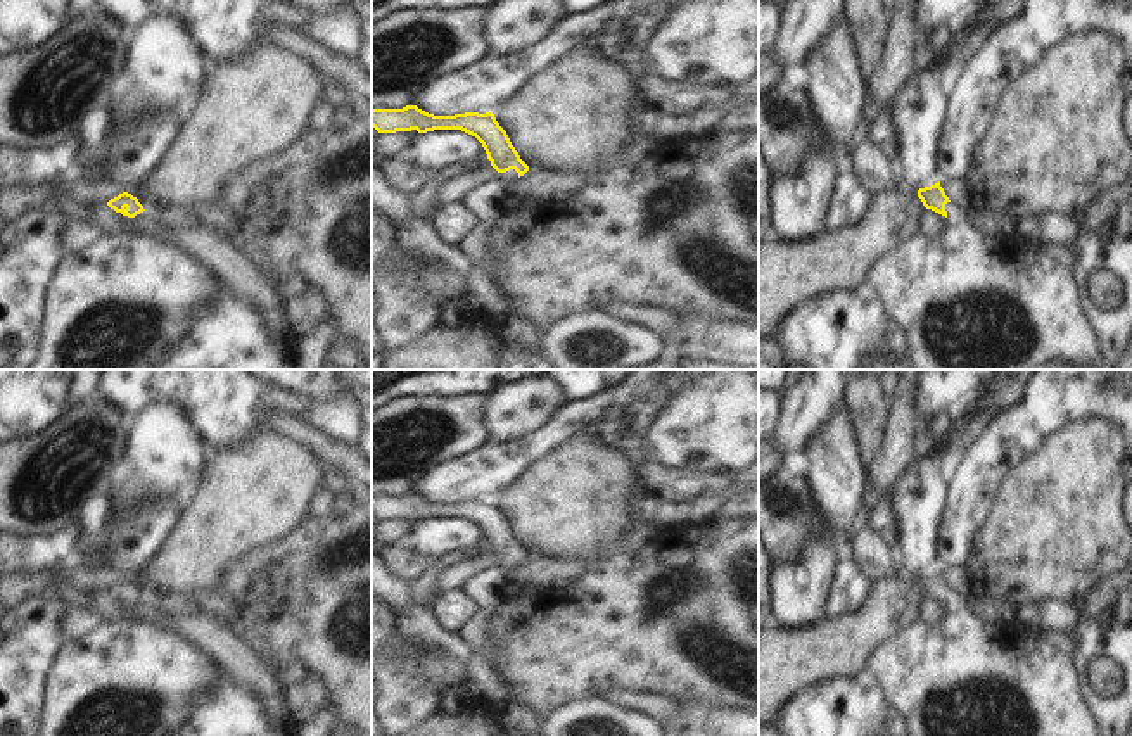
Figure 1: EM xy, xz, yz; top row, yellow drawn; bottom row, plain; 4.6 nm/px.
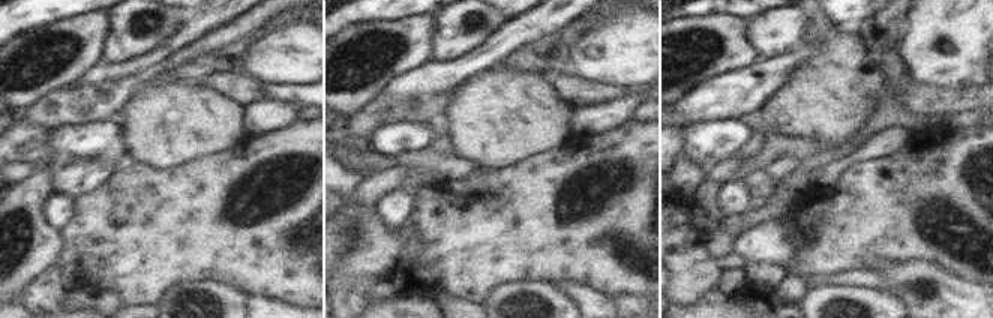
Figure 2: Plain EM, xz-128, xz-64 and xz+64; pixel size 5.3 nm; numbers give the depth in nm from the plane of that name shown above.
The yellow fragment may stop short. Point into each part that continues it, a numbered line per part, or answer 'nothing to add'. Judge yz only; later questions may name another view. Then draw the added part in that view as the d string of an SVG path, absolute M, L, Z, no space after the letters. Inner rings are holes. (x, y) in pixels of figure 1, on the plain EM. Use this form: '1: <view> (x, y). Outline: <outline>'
1: yz (963, 676). Outline: M952 589L945 591L945 598L947 615L940 624L918 620L904 627L868 662L866 679L878 682L890 707L904 715L907 736L1099 736L1073 657L1040 634L987 624L970 608L968 598Z

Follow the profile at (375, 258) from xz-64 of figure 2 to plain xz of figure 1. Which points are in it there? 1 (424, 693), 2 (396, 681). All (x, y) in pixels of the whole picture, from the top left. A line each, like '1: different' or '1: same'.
1: different
2: different

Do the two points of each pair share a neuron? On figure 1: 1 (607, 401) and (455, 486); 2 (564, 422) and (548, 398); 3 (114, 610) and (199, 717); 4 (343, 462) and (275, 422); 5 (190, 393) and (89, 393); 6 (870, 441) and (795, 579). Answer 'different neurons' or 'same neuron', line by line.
1: same neuron
2: different neurons
3: different neurons
4: same neuron
5: different neurons
6: different neurons

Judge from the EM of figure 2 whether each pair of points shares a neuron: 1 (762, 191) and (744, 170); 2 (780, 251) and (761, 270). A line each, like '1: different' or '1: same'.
1: different
2: different

